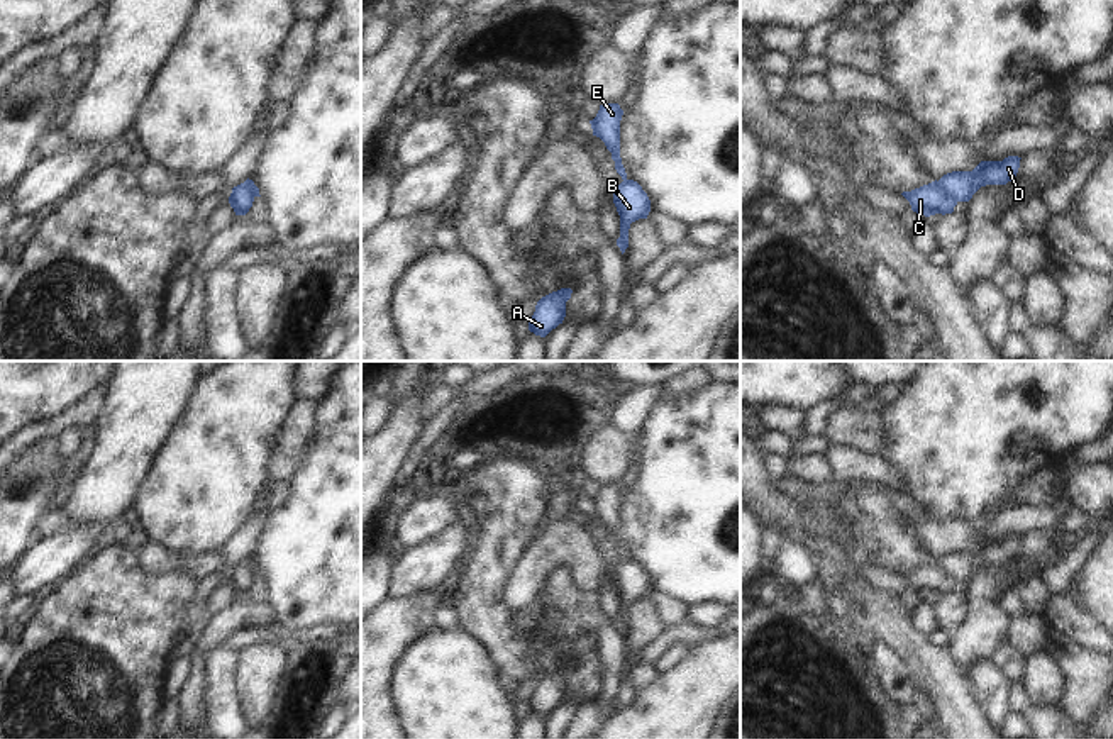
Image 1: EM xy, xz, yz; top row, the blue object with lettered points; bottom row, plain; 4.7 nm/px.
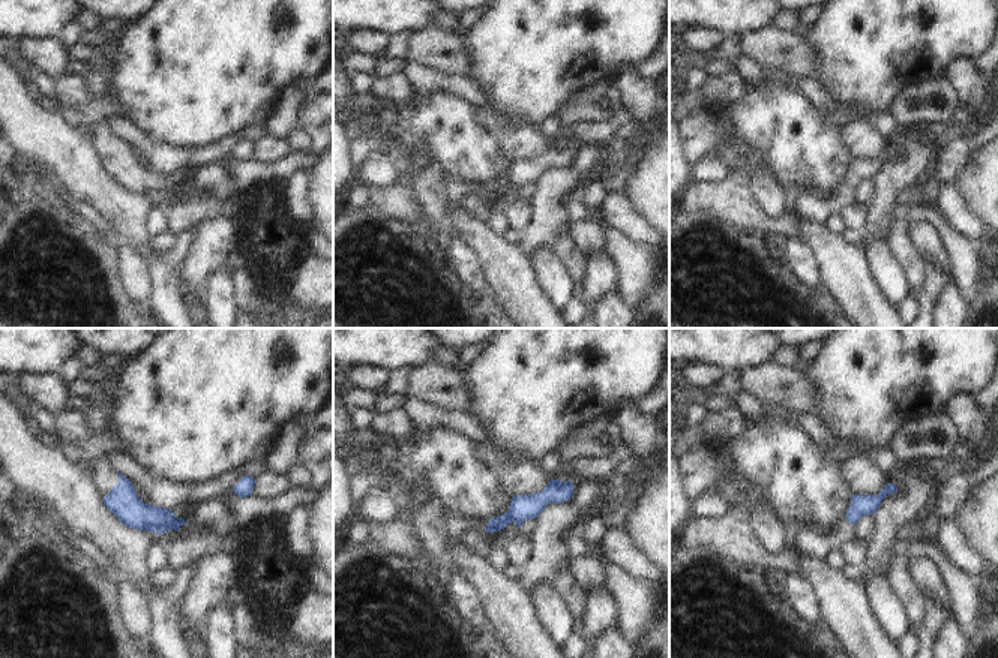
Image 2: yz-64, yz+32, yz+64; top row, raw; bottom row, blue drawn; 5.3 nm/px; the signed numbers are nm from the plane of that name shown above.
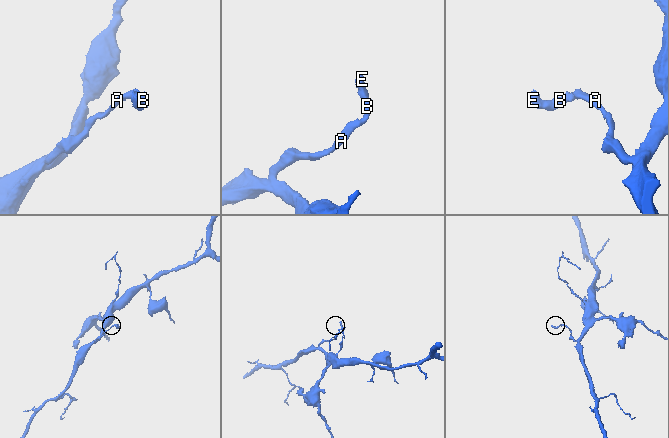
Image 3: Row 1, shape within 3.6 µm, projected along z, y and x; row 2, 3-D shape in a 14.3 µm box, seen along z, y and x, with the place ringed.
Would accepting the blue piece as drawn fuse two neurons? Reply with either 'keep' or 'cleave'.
cleave

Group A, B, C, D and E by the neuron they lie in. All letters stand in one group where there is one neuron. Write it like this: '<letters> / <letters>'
A B D / C E

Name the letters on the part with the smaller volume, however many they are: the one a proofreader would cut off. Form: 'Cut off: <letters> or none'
Cut off: C, E

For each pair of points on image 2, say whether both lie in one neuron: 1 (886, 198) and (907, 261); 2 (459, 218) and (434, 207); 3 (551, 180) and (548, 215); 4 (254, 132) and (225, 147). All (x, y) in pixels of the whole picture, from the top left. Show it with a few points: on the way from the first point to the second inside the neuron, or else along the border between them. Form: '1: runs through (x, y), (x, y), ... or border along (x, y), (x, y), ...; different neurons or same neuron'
1: border along (904, 215), (892, 221), (886, 240); different neurons
2: border along (450, 200), (446, 216); different neurons
3: runs through (551, 189), (548, 206); same neuron
4: runs through (246, 134), (233, 141); same neuron

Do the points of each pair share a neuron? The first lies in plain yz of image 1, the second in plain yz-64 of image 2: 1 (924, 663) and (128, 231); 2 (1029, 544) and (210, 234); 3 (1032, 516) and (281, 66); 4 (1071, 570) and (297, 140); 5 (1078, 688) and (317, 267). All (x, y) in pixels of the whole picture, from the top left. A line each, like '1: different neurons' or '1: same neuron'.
1: same neuron
2: same neuron
3: different neurons
4: different neurons
5: same neuron

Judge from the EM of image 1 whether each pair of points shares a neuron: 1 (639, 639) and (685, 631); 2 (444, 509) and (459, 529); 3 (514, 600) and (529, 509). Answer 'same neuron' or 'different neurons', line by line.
1: different neurons
2: different neurons
3: different neurons

